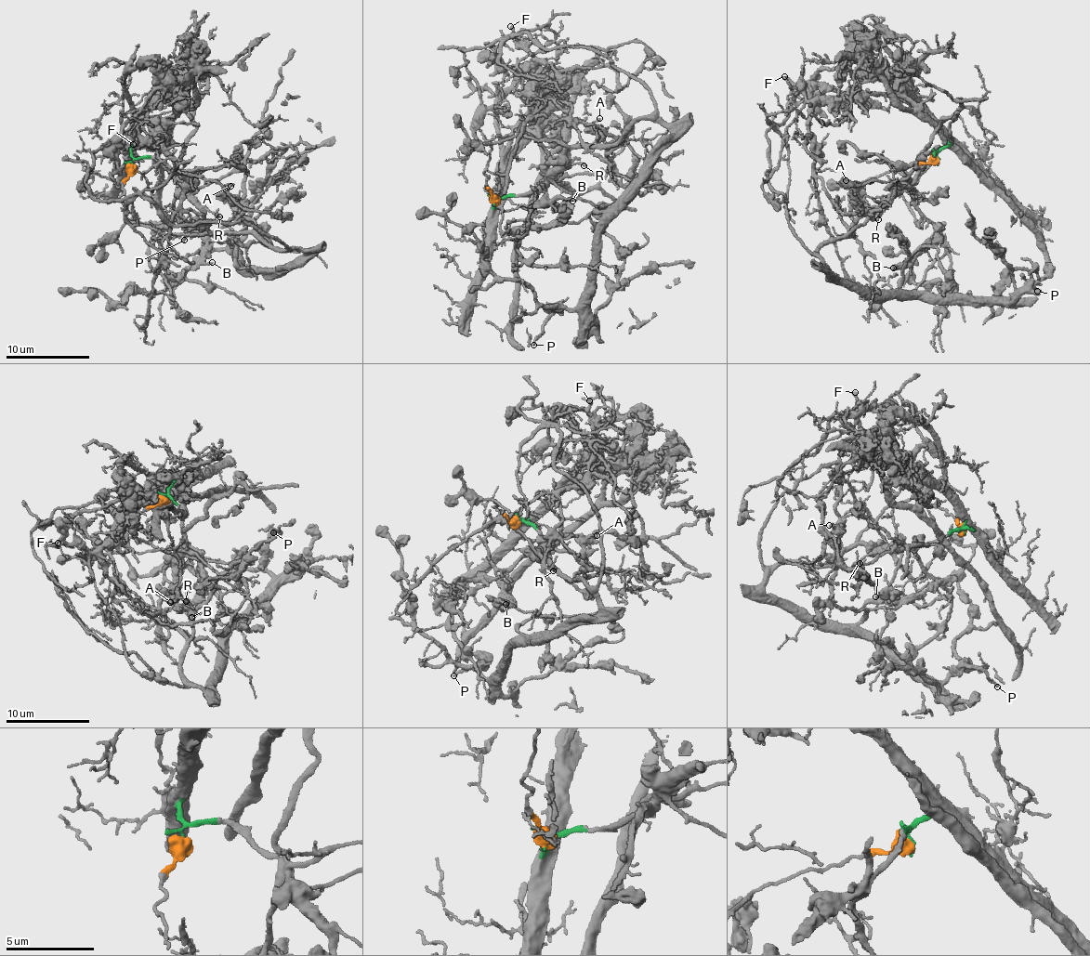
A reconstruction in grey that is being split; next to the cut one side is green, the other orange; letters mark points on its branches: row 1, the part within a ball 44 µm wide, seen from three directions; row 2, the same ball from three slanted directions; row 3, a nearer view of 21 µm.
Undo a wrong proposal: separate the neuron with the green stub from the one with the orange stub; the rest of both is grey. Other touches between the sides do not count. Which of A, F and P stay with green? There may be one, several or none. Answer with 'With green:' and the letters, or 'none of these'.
With green: F

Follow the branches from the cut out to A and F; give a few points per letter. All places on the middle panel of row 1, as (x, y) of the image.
A: (494, 202), (484, 174), (494, 143), (528, 137), (567, 145), (621, 143), (607, 152), (594, 123), (600, 118)
F: (496, 201), (497, 176), (508, 137), (528, 111), (532, 55), (510, 26)

